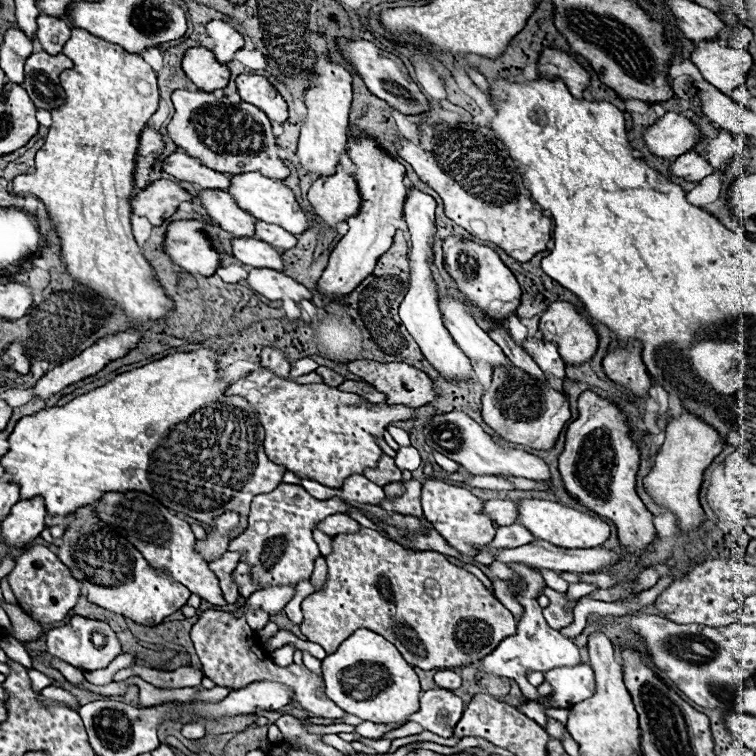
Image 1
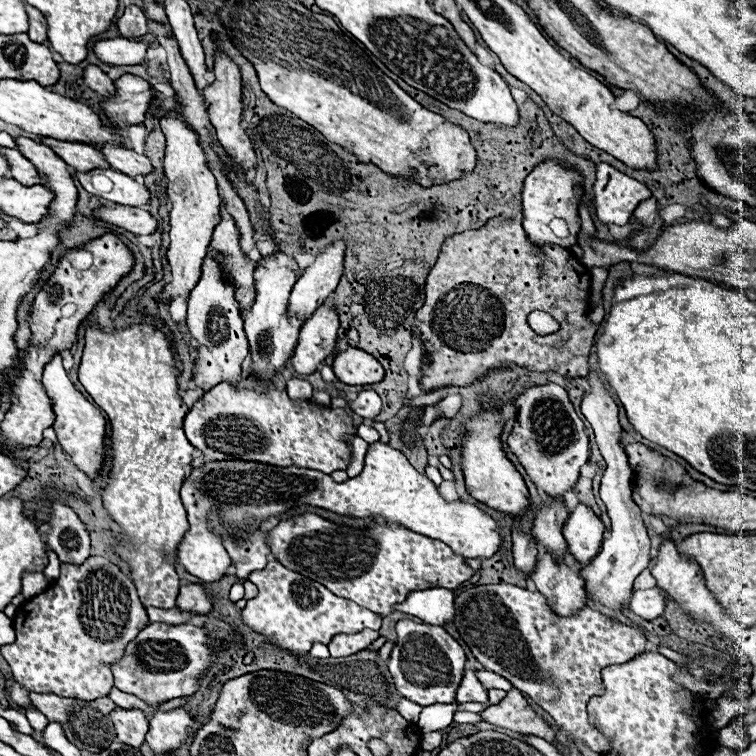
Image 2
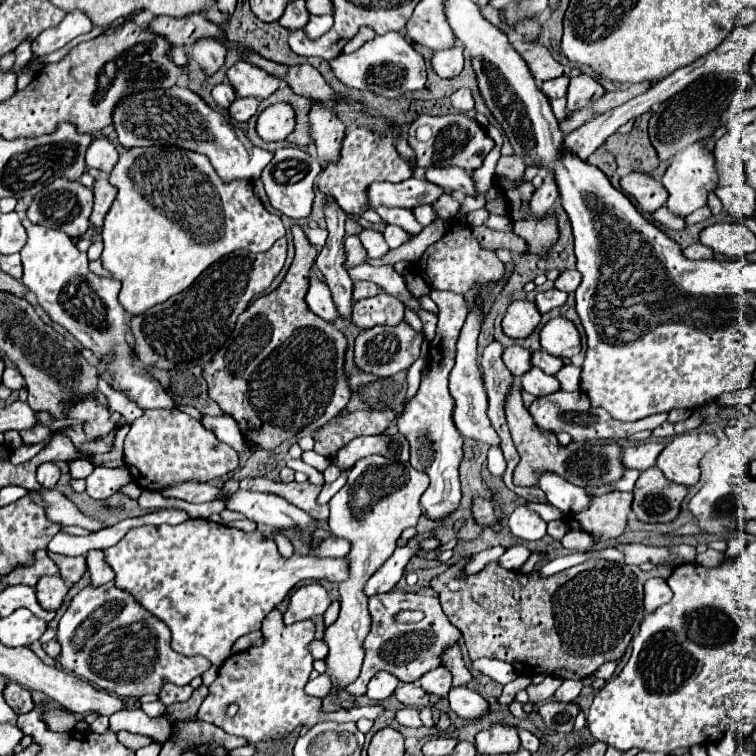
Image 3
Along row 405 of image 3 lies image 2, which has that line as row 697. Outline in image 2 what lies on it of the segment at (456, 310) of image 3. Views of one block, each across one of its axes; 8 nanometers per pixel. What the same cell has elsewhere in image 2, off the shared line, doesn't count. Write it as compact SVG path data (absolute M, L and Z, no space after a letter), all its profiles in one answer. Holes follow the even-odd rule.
M400 620L396 624L396 630L398 630L398 642L390 654L388 668L400 696L420 706L452 704L466 670L464 648L442 626Z

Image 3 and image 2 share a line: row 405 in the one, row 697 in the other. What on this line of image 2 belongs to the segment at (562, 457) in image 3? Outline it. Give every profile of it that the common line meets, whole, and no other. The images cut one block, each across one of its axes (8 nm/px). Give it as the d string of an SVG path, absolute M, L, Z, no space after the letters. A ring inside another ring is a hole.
M512 688L506 696L506 700L488 706L486 710L480 712L484 722L508 728L512 732L520 732L520 734L534 734L540 736L548 742L554 740L554 732L550 730L550 726L532 712L530 704L526 702L526 698L522 696L520 690Z

